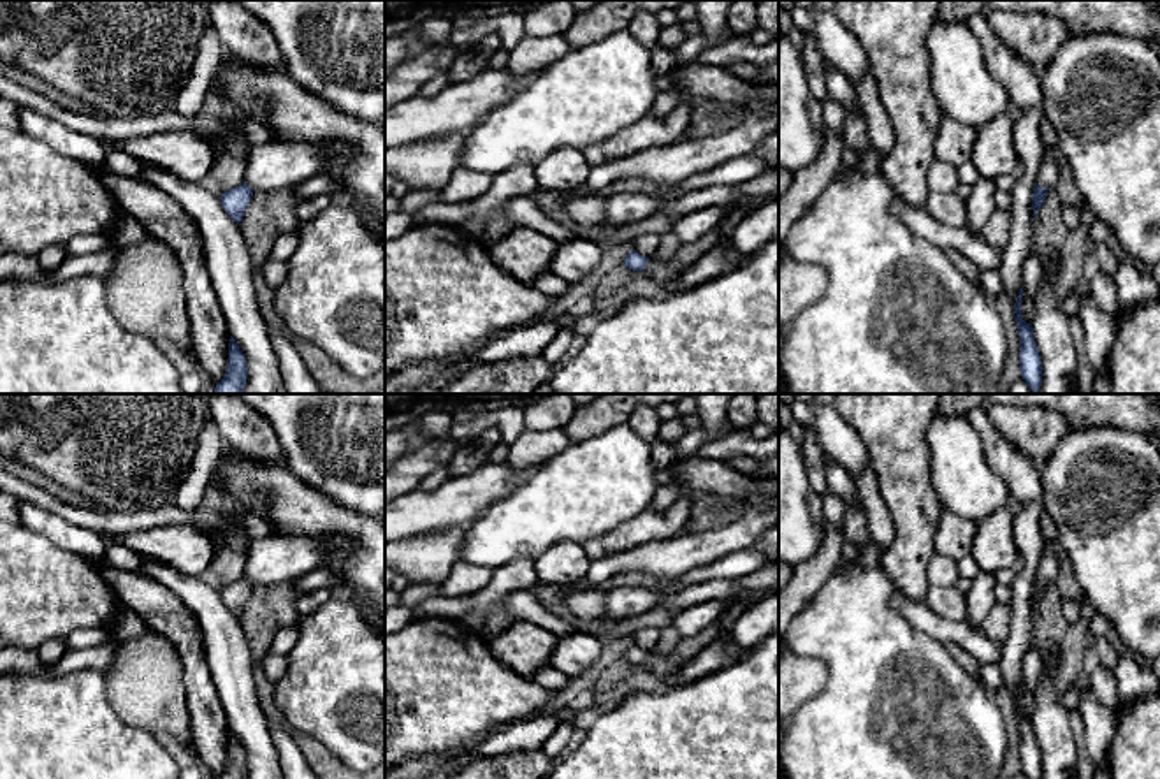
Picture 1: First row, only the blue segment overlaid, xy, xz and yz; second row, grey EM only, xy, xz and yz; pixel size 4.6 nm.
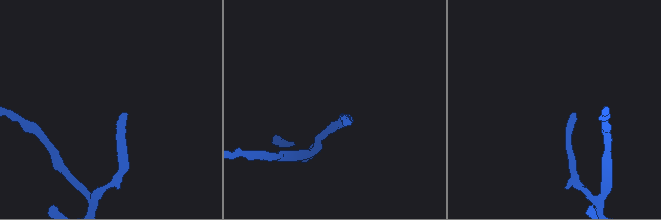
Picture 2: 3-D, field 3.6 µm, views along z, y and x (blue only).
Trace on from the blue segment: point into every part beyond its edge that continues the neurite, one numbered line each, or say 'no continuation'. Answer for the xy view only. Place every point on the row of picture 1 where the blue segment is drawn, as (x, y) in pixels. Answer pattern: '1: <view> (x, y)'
1: xy (280, 164)

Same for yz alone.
1: yz (1048, 171)

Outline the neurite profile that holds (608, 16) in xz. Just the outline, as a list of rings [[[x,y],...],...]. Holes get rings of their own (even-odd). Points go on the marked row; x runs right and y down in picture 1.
[[[599,0],[585,12],[576,12],[571,26],[562,35],[571,49],[599,42],[622,28],[629,28],[638,11],[659,14],[675,11],[689,0]]]

